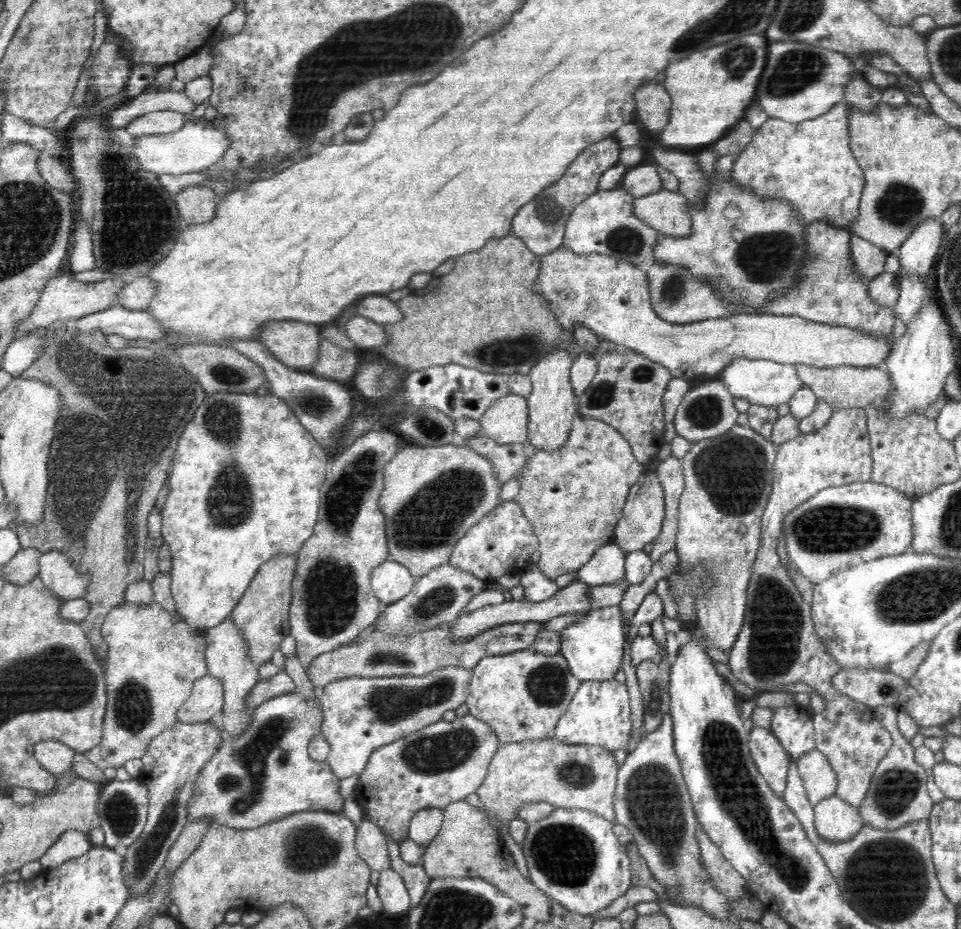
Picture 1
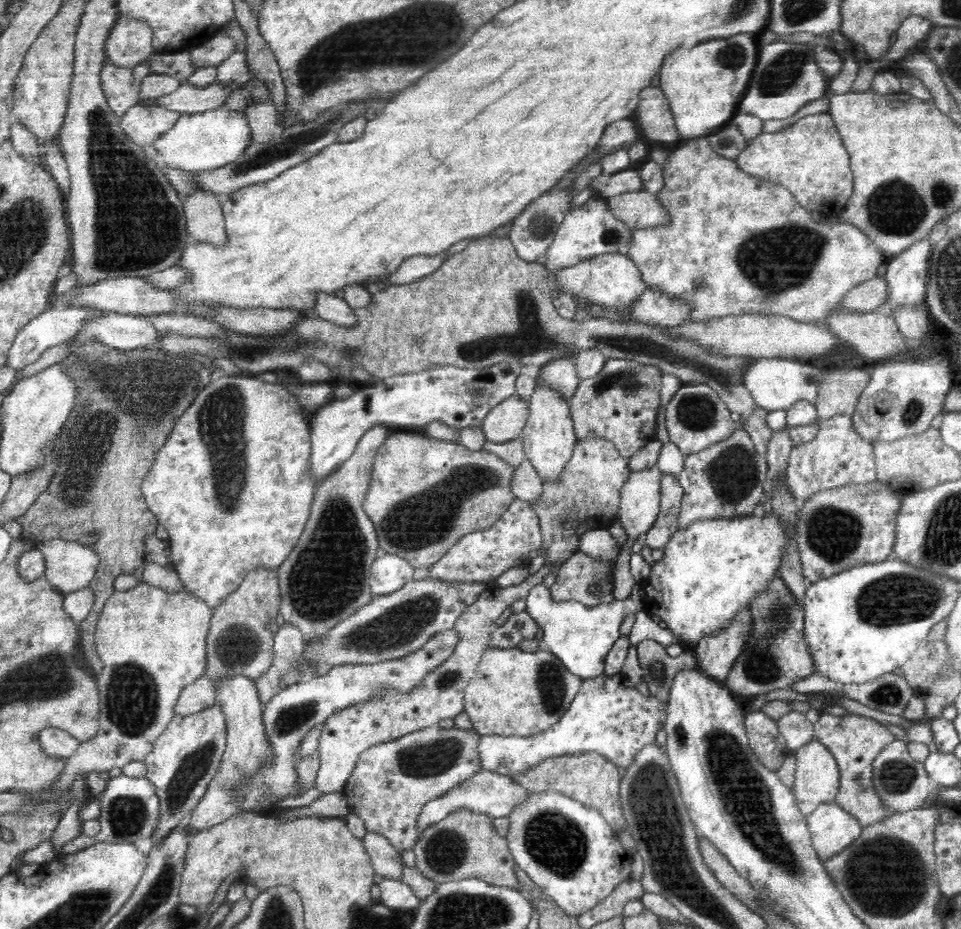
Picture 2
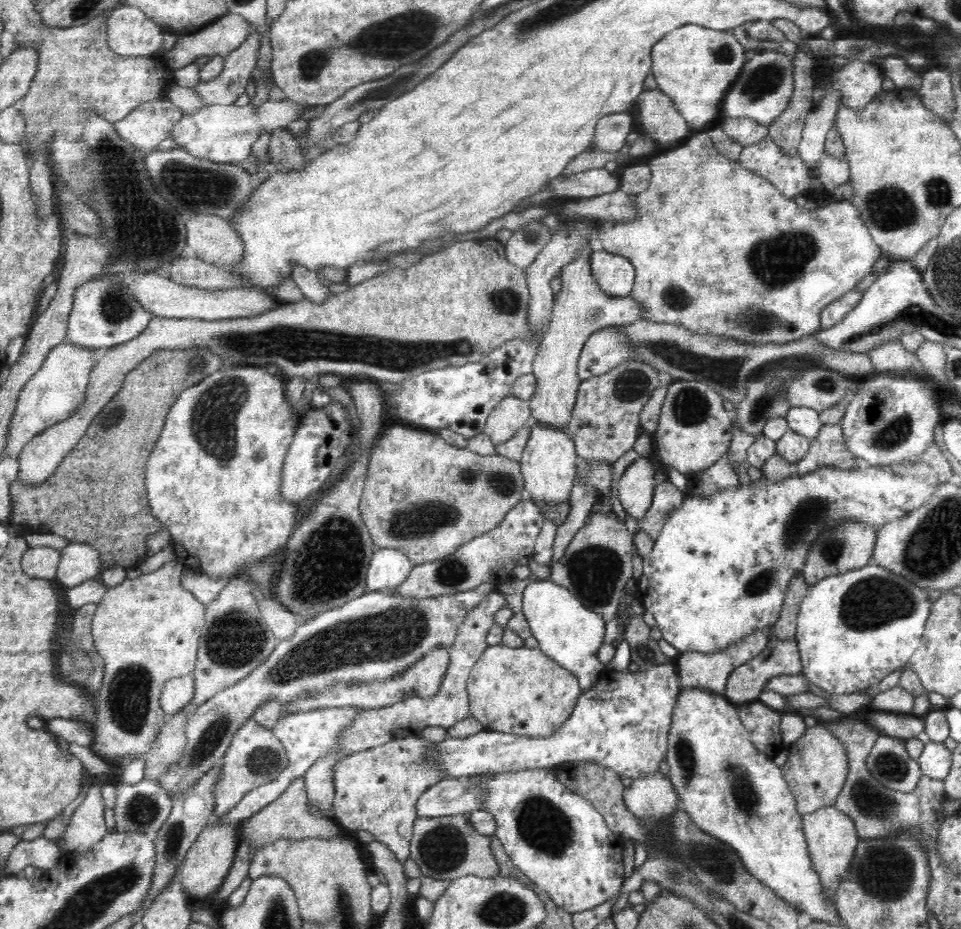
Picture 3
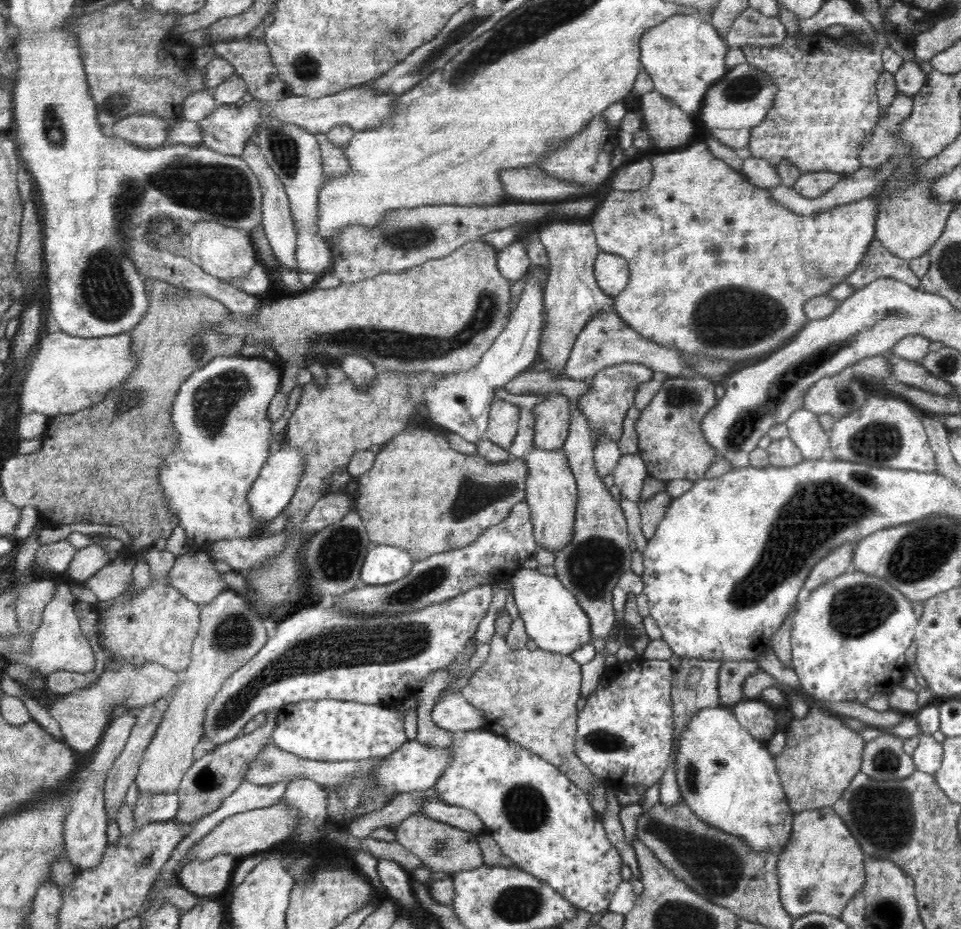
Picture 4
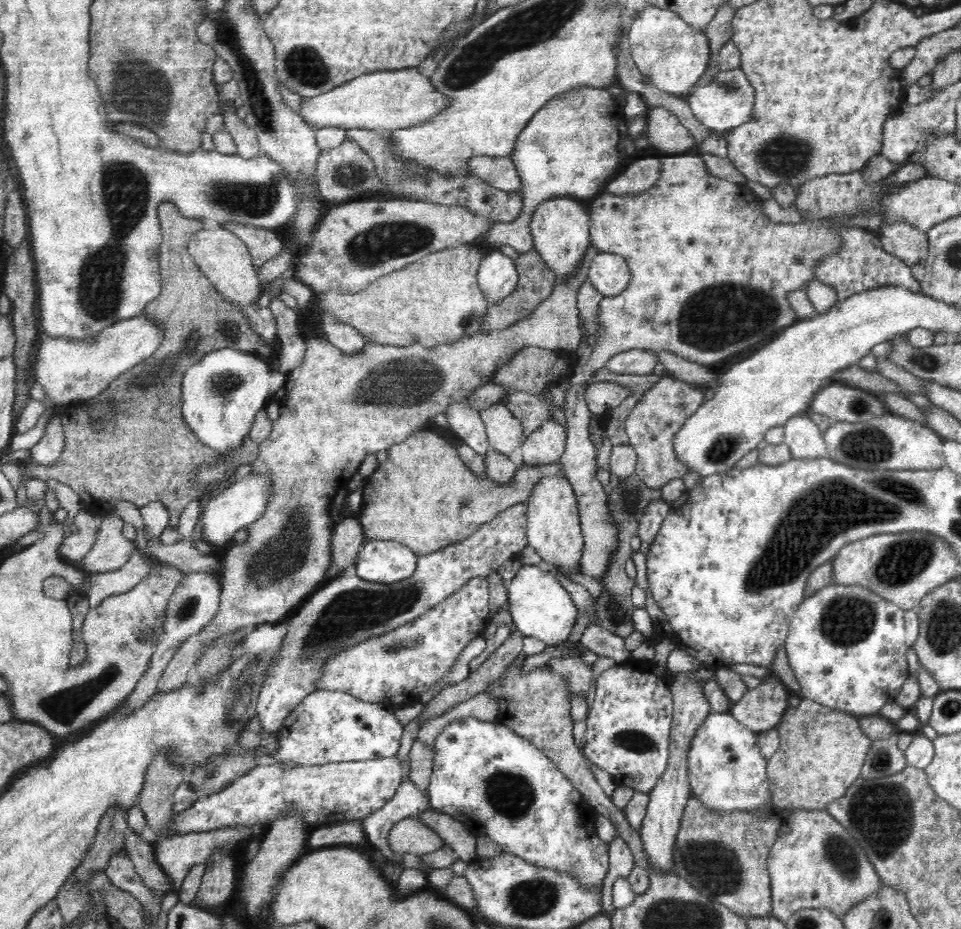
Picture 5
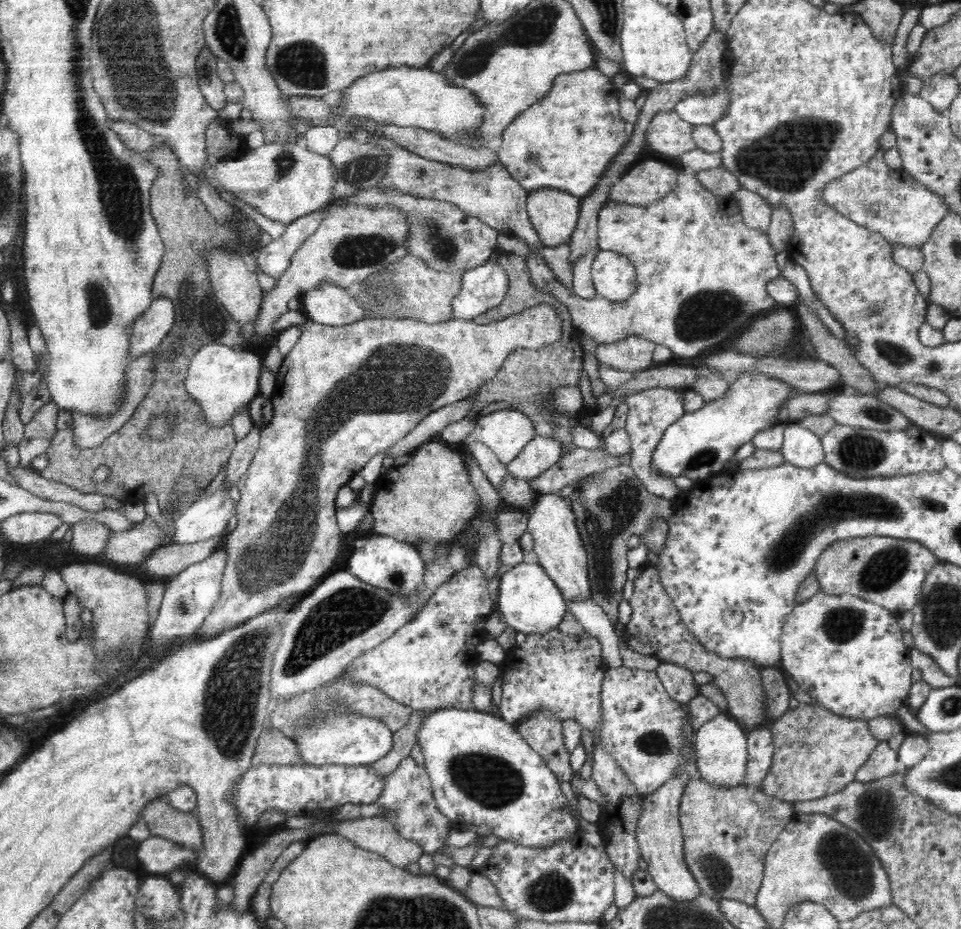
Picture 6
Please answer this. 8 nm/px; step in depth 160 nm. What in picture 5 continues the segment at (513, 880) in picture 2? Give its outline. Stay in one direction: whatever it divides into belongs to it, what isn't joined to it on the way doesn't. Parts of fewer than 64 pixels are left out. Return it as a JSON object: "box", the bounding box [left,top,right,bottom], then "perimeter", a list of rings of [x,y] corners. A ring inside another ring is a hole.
{"box":[387,817,448,854],"perimeter":[[[412,817],[399,820],[390,828],[387,836],[389,849],[394,854],[428,854],[438,849],[448,849],[438,834],[418,819]]]}

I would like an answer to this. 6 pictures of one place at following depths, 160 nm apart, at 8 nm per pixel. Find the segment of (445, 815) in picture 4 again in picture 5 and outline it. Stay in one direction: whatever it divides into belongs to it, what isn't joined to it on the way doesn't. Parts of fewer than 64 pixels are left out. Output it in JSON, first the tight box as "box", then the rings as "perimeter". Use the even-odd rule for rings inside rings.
{"box":[359,780,431,863],"perimeter":[[[404,780],[390,801],[367,817],[361,818],[359,822],[372,846],[388,861],[397,863],[402,861],[402,856],[389,849],[387,836],[390,828],[399,820],[418,815],[428,809],[431,809],[429,797],[420,792],[411,780]]]}

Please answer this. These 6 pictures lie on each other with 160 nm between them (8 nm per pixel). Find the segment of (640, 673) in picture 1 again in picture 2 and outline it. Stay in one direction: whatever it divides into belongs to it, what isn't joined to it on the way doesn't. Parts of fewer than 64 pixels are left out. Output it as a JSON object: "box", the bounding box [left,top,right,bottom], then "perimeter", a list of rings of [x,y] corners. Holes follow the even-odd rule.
{"box":[637,640,697,701],"perimeter":[[[641,640],[637,644],[637,657],[642,669],[642,678],[648,686],[649,694],[667,701],[673,679],[680,670],[690,670],[697,666],[693,651],[685,650],[680,656],[667,653],[666,646],[654,640]]]}

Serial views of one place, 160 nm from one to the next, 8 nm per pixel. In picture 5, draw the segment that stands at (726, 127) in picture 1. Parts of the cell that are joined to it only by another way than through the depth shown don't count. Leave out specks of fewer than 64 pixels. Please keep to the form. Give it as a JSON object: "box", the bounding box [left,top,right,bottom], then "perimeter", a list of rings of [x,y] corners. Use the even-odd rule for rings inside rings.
{"box":[626,6,712,100],"perimeter":[[[644,6],[639,17],[629,26],[626,32],[627,43],[630,46],[631,57],[642,75],[648,76],[649,82],[656,88],[670,93],[674,97],[686,100],[687,96],[696,87],[699,78],[707,69],[709,58],[712,56],[711,44],[703,31],[695,30],[684,22],[678,14],[667,9]]]}

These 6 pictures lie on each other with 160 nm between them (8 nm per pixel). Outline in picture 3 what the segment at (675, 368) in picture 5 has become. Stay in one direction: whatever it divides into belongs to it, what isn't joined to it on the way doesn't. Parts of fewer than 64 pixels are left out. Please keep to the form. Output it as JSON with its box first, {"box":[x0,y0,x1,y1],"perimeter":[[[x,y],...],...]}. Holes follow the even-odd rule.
{"box":[577,326,638,381],"perimeter":[[[615,326],[606,327],[591,334],[584,343],[577,374],[583,381],[604,374],[626,360],[638,361],[638,357],[629,348],[620,329]]]}

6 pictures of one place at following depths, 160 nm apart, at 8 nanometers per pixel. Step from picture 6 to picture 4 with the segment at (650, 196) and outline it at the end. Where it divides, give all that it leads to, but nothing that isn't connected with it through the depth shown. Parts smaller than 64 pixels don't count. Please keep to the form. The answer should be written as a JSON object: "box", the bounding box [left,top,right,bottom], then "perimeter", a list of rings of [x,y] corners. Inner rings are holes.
{"box":[611,159,653,192],"perimeter":[[[650,159],[629,161],[616,172],[611,188],[622,192],[635,191],[652,180],[653,164]]]}

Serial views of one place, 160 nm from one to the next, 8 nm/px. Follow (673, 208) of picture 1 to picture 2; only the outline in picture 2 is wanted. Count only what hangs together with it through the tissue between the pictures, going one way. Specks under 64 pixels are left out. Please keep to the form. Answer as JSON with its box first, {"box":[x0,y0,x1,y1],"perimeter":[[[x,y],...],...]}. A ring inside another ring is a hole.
{"box":[609,191,671,230],"perimeter":[[[638,191],[609,197],[611,213],[631,230],[647,229],[667,225],[671,221],[670,211],[648,191]]]}

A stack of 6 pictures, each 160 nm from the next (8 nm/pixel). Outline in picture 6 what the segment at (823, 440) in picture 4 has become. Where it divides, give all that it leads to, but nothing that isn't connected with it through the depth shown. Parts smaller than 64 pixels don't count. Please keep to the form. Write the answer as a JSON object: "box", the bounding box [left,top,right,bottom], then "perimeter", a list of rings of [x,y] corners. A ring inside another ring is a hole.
{"box":[780,422,825,469],"perimeter":[[[797,422],[784,424],[780,450],[786,462],[808,469],[825,460],[821,437]]]}

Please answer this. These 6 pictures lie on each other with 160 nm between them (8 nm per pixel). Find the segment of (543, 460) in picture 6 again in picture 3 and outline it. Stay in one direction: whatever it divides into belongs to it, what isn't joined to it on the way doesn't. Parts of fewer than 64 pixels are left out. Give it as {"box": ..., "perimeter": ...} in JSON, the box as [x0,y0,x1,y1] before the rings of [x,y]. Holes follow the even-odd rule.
{"box":[528,242,646,430],"perimeter":[[[594,242],[586,245],[583,253],[575,261],[562,267],[560,273],[561,288],[558,294],[556,294],[555,299],[553,299],[552,316],[549,320],[549,325],[542,333],[540,347],[536,352],[533,362],[532,373],[536,377],[537,384],[534,396],[531,396],[528,400],[531,408],[531,423],[542,422],[547,423],[547,426],[559,427],[560,429],[566,430],[578,396],[579,384],[582,381],[577,374],[577,364],[584,343],[591,334],[594,334],[600,329],[611,326],[618,328],[642,319],[643,312],[646,310],[643,302],[638,302],[630,295],[613,297],[600,289],[600,285],[596,284],[596,279],[592,277],[592,269],[589,264],[589,260],[595,249],[597,249],[597,245]]]}

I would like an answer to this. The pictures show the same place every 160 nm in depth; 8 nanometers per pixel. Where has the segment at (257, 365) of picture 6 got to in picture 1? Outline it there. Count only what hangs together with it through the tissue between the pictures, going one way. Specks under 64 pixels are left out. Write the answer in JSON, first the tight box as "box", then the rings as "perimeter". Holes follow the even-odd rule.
{"box":[161,391,329,630],"perimeter":[[[218,391],[208,395],[204,404],[198,406],[192,422],[181,434],[175,457],[172,462],[172,472],[168,476],[168,498],[164,502],[162,514],[161,537],[170,546],[171,560],[171,594],[173,595],[176,612],[184,617],[184,621],[194,629],[206,630],[224,622],[229,618],[231,610],[246,593],[250,582],[256,576],[258,569],[276,554],[297,554],[301,546],[312,537],[314,526],[318,522],[321,488],[327,480],[329,454],[320,447],[318,441],[304,428],[298,417],[292,413],[276,395],[258,396],[256,392],[246,394],[238,392]]]}

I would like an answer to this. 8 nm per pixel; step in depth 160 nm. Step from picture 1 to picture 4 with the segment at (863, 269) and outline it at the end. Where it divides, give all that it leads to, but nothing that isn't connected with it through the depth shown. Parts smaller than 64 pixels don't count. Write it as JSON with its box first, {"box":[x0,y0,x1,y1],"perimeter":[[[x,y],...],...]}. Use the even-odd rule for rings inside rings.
{"box":[589,142,877,360],"perimeter":[[[704,142],[691,144],[690,148],[680,152],[654,154],[649,159],[653,164],[653,176],[647,186],[628,192],[612,189],[606,193],[603,201],[600,201],[589,221],[600,251],[623,257],[629,266],[630,280],[626,288],[614,296],[613,311],[638,334],[663,347],[683,350],[690,354],[704,354],[707,358],[728,360],[744,360],[780,348],[810,322],[803,311],[804,303],[813,296],[825,295],[833,286],[842,283],[847,274],[855,272],[860,262],[867,257],[867,248],[875,238],[877,204],[872,195],[832,207],[814,216],[799,215],[772,198],[767,189],[752,184],[745,175],[728,166],[723,159],[716,158]]]}

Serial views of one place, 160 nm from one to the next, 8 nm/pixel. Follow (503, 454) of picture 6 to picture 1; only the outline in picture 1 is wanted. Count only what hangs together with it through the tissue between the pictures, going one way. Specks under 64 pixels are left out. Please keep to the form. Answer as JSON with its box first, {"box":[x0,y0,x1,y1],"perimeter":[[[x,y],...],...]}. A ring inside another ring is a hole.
{"box":[479,394,529,445],"perimeter":[[[508,394],[496,400],[479,420],[481,432],[500,445],[527,440],[529,410],[527,397]]]}

